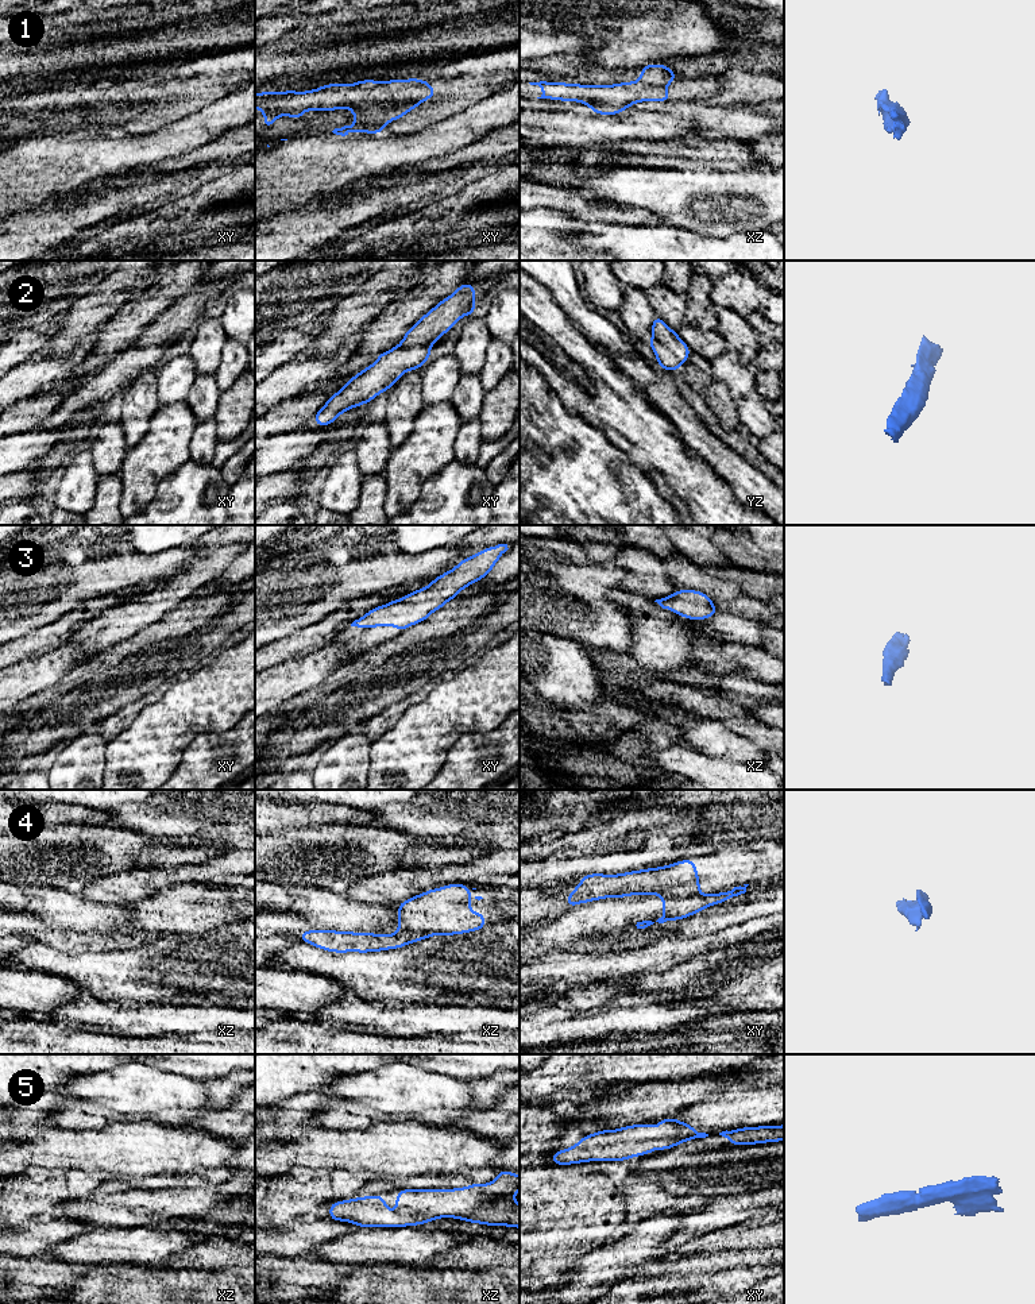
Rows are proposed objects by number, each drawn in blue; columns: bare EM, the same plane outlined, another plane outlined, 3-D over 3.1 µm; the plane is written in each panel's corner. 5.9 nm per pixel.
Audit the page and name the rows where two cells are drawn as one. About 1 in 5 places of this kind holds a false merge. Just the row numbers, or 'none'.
1, 4

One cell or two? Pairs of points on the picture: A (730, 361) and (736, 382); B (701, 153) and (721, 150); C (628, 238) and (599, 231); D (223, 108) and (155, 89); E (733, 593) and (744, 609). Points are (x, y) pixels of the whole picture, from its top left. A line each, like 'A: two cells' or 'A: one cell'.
A: one cell
B: one cell
C: one cell
D: two cells
E: two cells

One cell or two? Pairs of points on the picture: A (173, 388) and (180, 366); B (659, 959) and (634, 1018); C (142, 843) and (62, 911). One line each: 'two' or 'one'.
A: one
B: two
C: two

